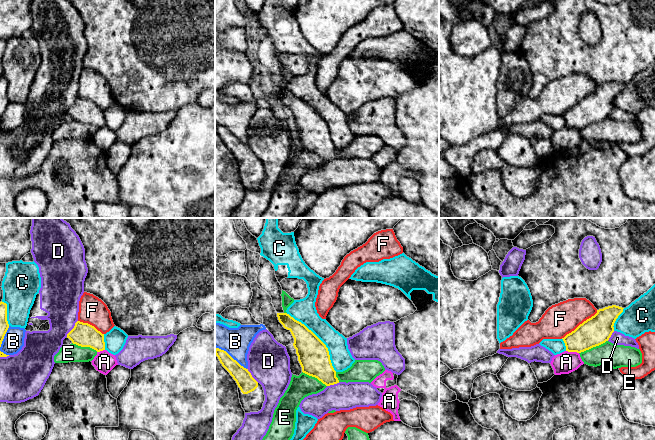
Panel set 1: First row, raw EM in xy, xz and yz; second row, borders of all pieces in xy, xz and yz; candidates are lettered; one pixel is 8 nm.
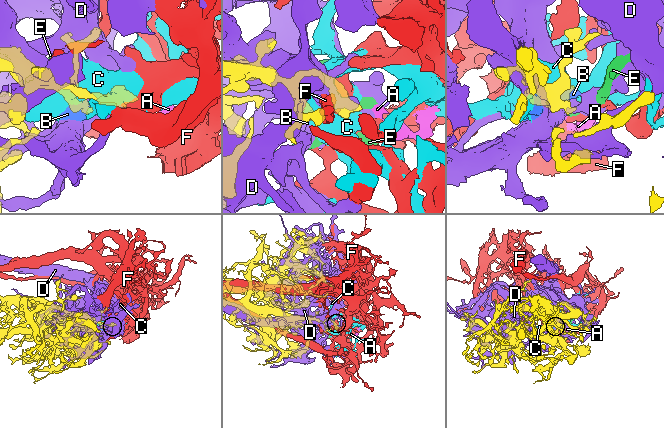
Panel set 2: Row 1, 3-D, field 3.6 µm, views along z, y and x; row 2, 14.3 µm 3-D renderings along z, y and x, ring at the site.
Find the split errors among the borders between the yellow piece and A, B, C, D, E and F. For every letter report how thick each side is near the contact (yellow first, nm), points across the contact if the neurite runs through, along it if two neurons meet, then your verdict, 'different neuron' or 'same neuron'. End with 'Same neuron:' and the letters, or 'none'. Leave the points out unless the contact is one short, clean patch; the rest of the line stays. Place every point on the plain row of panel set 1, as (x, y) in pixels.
A: 220/180 nm | along yz (566, 126), (578, 129) | different neuron
B: 140/220 nm | different neuron
C: 260/180 nm | different neuron
D: 190/300 nm | different neuron
E: 220/190 nm | different neuron
F: 220/260 nm | different neuron
Same neuron: none

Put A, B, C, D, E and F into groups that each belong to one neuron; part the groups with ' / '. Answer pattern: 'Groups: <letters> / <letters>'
Groups: A F / B C D E

